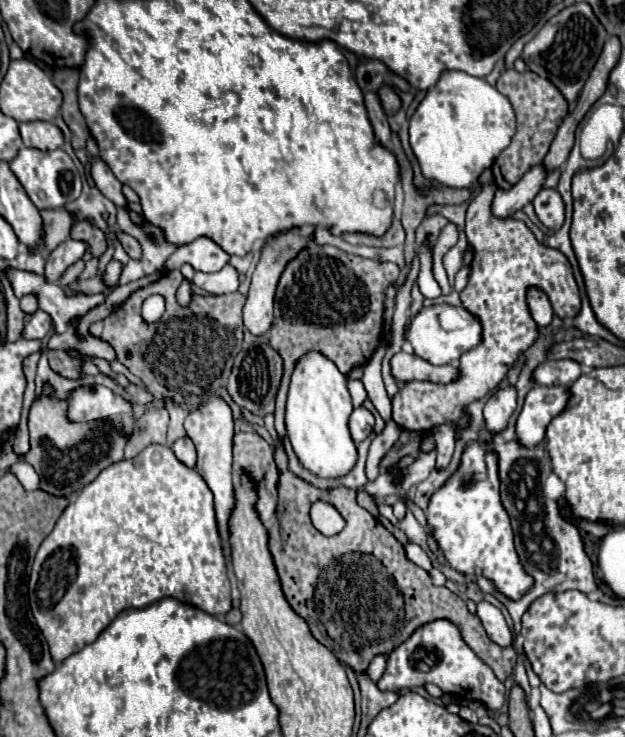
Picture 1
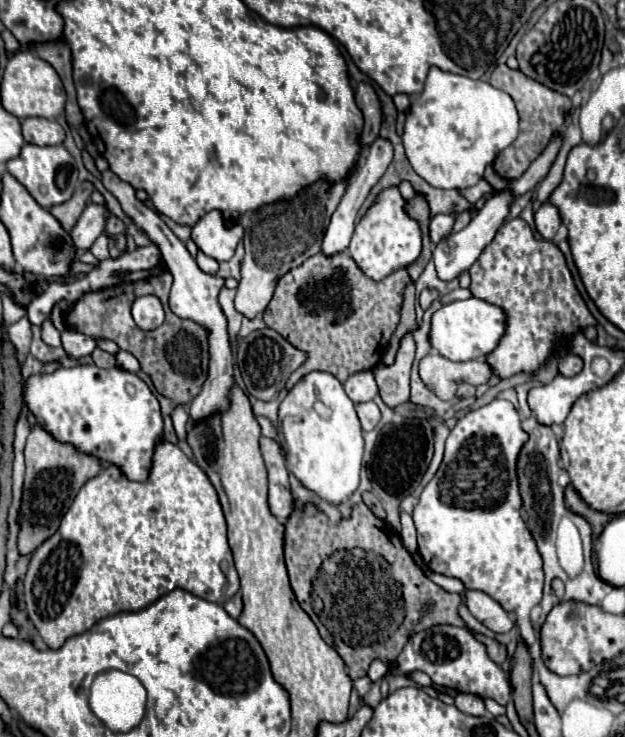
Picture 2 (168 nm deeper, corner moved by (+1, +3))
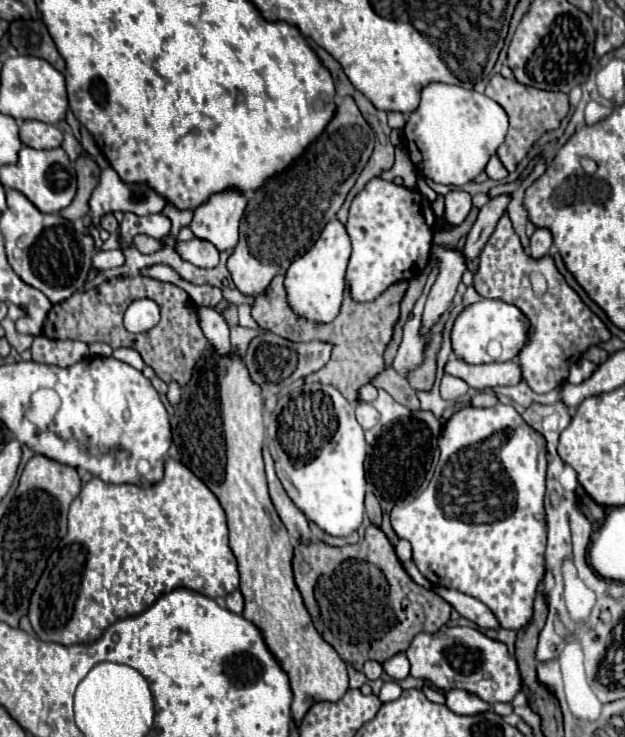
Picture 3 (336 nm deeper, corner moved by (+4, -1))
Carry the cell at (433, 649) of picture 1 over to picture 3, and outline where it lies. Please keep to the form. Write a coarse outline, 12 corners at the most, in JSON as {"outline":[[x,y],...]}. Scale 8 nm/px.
{"outline":[[454,626],[418,634],[410,674],[438,690],[512,702],[516,660]]}

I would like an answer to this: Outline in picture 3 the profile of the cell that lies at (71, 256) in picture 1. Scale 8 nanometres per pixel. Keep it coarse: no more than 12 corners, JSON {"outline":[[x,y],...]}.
{"outline":[[106,168],[90,198],[92,228],[108,212],[158,214],[148,186],[124,184]]}

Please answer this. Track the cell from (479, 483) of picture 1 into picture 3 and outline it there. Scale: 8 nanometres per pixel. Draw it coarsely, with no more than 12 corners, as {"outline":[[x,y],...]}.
{"outline":[[506,404],[444,426],[390,514],[434,584],[522,628],[544,578],[544,438]]}

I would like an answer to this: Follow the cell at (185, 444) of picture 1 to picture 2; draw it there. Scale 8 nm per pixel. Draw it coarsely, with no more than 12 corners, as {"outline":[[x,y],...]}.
{"outline":[[177,404],[171,412],[177,436],[185,438],[187,410]]}

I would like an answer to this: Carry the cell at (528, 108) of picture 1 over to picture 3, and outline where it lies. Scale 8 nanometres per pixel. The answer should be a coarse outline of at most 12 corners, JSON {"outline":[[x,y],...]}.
{"outline":[[494,74],[486,96],[510,116],[508,172],[560,126],[568,96]]}

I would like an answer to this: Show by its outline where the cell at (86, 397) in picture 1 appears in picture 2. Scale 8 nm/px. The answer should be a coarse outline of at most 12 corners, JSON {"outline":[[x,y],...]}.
{"outline":[[95,364],[25,380],[55,440],[147,480],[163,416],[137,374]]}

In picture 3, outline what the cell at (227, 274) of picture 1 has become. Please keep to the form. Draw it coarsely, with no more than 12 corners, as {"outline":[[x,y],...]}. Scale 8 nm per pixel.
{"outline":[[206,240],[178,242],[182,260],[198,268],[214,268],[218,252]]}

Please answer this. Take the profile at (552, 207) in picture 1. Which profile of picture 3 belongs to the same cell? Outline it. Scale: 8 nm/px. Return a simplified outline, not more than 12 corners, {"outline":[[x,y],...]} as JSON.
{"outline":[[536,228],[530,236],[534,258],[550,252],[552,234],[548,228]]}

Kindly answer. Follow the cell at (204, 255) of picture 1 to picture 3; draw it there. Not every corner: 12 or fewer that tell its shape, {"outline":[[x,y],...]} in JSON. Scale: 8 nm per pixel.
{"outline":[[226,190],[194,210],[190,230],[218,252],[238,244],[244,194]]}

